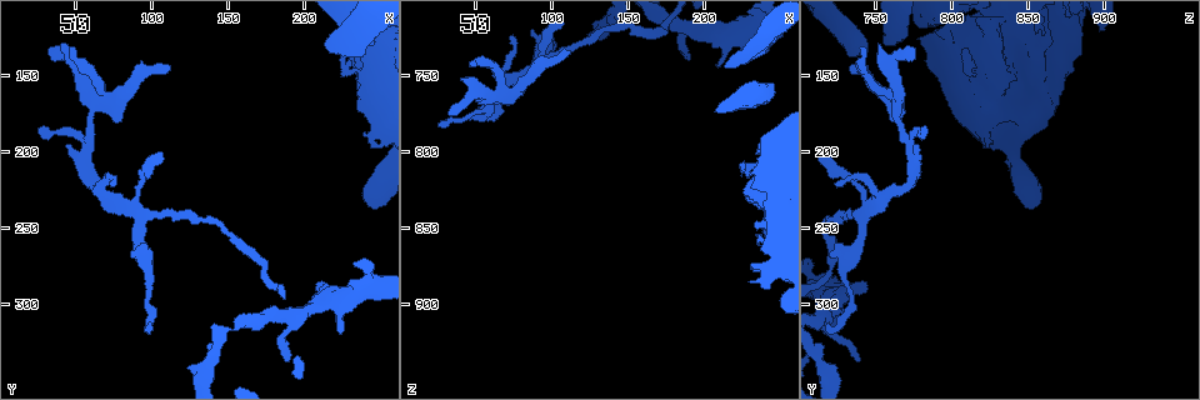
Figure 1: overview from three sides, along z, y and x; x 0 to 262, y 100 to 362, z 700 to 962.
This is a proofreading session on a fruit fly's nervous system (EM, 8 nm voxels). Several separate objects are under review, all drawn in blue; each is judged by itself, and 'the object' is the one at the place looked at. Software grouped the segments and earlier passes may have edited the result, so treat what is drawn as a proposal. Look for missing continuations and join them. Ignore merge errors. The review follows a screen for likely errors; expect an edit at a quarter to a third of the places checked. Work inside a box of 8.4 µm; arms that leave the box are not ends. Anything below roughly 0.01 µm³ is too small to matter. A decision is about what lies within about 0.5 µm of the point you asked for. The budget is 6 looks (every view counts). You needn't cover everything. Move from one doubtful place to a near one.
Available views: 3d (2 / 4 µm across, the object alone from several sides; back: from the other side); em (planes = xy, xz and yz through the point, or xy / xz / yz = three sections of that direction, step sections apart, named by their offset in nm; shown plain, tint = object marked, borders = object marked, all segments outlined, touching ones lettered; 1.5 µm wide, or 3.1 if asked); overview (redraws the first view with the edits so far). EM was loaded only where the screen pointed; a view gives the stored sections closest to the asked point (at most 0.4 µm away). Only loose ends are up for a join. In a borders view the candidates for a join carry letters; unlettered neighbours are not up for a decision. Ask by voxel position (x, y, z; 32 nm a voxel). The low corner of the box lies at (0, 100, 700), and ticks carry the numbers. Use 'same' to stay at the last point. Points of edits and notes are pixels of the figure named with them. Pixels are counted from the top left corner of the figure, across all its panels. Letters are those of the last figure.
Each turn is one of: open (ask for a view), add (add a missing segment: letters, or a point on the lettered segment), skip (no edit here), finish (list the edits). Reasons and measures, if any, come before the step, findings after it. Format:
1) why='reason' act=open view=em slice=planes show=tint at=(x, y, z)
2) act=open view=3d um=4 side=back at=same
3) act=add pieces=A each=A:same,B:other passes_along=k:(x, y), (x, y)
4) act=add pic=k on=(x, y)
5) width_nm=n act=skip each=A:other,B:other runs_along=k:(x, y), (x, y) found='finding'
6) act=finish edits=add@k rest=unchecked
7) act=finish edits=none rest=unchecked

act=open view=3d um=4 at=(42, 128, 752)

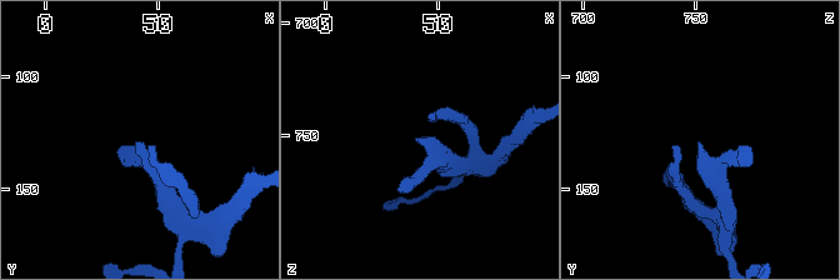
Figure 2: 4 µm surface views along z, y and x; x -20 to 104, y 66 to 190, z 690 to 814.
act=open view=em slice=planes show=borders at=(41, 128, 751)

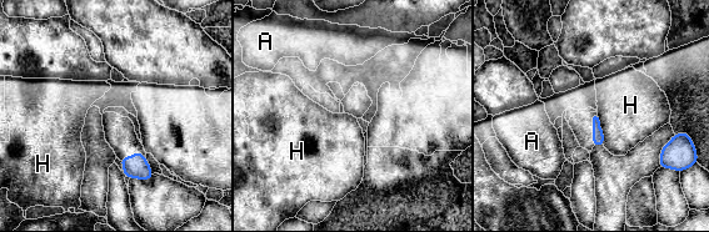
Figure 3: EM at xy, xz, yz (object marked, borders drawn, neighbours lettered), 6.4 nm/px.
act=skip each=A:other,H:other border=3:(598, 116), (604, 135), (604, 145) found='none of them fits'

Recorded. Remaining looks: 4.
why='free end' act=open view=3d um=2 at=(226, 132, 808)

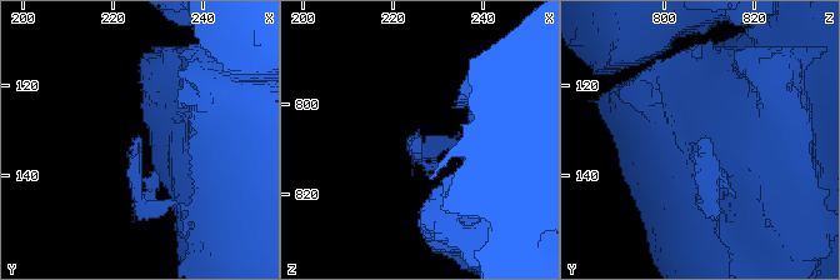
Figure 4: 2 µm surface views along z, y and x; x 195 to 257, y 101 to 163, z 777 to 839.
act=open view=em slice=xy step=4 show=borders at=(225, 132, 807)

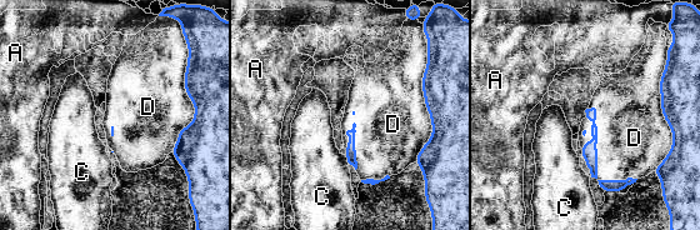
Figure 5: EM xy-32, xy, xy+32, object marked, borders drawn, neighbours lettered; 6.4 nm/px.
act=open view=em slice=planes show=borders at=same

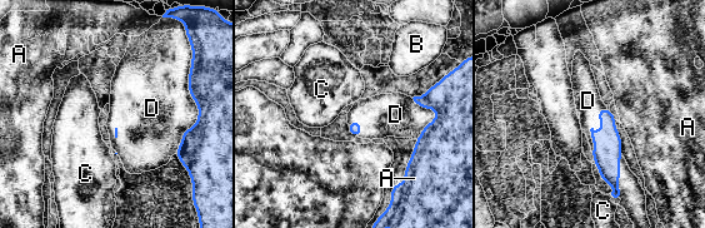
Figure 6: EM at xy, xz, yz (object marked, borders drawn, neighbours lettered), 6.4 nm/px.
act=skip each=A:other,B:other,C:other,D:other border=6:(190, 69), (198, 120), (174, 153) found='none of them fits'

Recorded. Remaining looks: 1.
act=finish edits=none rest=unchecked

